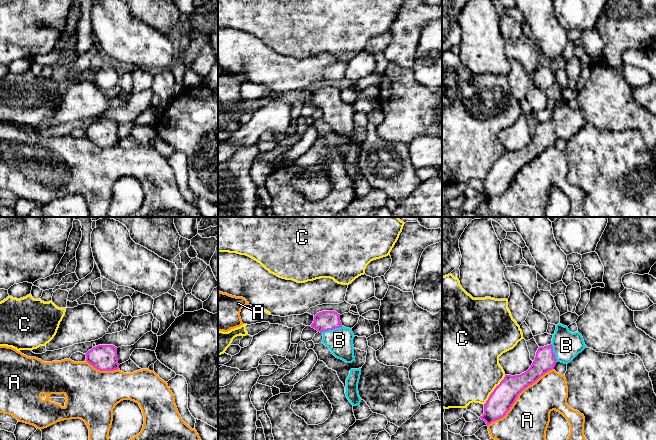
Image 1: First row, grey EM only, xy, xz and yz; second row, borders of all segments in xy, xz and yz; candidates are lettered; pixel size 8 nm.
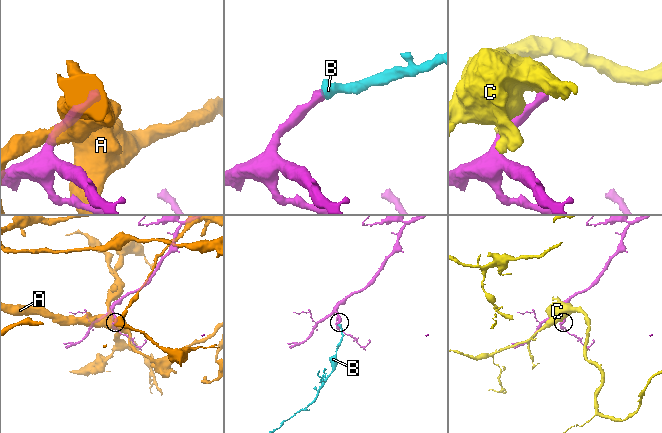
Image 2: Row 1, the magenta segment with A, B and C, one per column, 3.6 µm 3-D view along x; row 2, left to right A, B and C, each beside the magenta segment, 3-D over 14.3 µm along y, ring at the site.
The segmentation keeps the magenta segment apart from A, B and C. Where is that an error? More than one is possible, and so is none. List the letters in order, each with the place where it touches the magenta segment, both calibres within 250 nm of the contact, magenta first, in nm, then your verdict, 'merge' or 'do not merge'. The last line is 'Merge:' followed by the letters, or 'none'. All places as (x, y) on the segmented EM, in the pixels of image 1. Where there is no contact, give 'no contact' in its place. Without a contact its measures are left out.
A: contact yz (517, 396); calibres 200 and 340 nm; do not merge
B: contact xz (331, 329); calibres 160 and 200 nm; merge
C: contact yz (494, 390); calibres 200 and 480 nm; do not merge
Merge: B

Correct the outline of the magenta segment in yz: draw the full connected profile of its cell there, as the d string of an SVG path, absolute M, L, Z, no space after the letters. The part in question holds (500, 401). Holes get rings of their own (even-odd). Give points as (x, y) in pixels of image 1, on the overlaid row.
M562 324L556 325L555 333L553 334L552 343L550 345L539 347L535 359L530 368L520 375L505 375L494 391L490 394L488 400L484 404L484 414L480 416L487 424L503 418L515 403L518 395L528 386L536 382L541 376L548 371L554 369L557 362L564 364L570 363L579 353L581 353L587 346L584 343L583 337L579 332L572 333L567 326Z

